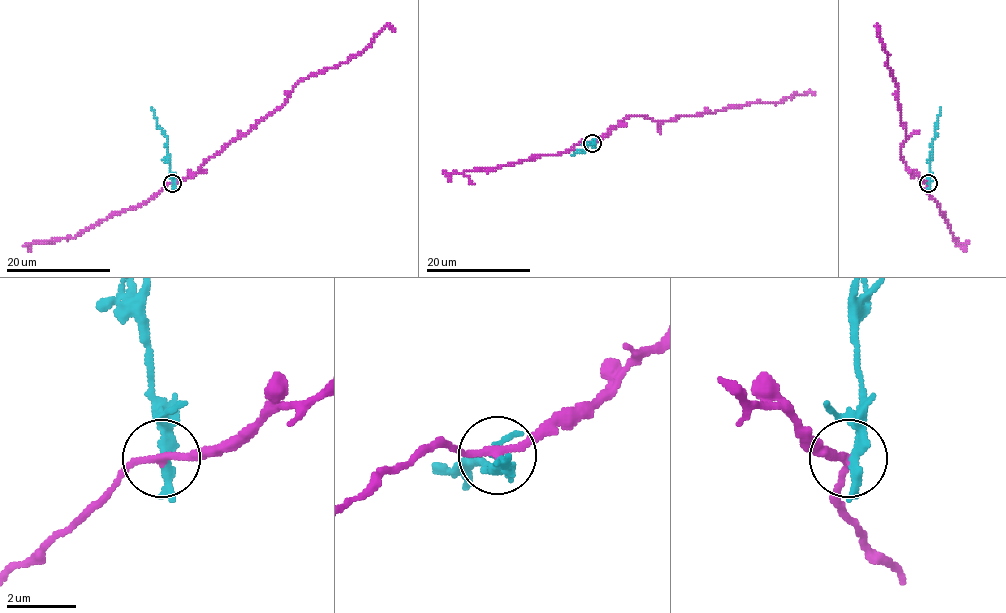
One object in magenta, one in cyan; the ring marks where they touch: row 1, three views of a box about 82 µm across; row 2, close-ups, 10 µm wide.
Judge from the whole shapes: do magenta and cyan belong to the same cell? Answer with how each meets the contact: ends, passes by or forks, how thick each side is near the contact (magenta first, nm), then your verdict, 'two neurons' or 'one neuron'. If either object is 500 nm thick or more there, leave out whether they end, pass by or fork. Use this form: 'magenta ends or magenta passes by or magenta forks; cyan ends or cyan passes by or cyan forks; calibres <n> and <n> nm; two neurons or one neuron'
magenta passes by; cyan passes by; calibres 200 and 260 nm; two neurons

